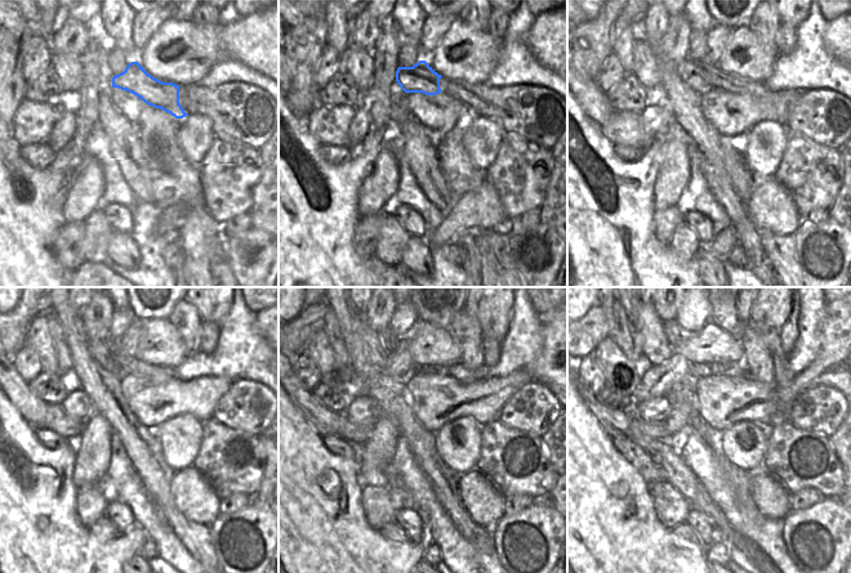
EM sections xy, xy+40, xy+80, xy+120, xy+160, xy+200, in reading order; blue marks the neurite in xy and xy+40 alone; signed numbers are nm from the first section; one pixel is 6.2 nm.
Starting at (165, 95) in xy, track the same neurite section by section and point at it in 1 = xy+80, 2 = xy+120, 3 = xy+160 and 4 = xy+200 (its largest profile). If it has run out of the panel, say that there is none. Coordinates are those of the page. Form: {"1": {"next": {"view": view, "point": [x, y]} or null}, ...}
{"1": {"next": {"view": "xy+80", "point": [695, 74]}}, "2": {"next": {"view": "xy+120", "point": [106, 353]}}, "3": {"next": {"view": "xy+160", "point": [390, 341]}}, "4": {"next": {"view": "xy+200", "point": [674, 334]}}}

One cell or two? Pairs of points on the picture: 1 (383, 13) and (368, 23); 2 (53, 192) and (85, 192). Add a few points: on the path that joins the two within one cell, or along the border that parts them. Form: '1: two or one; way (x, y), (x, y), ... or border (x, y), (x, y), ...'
1: two; border (369, 13), (381, 22)
2: two; border (76, 173), (63, 205), (63, 219), (66, 223)

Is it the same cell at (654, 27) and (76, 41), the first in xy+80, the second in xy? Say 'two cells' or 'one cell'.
one cell

